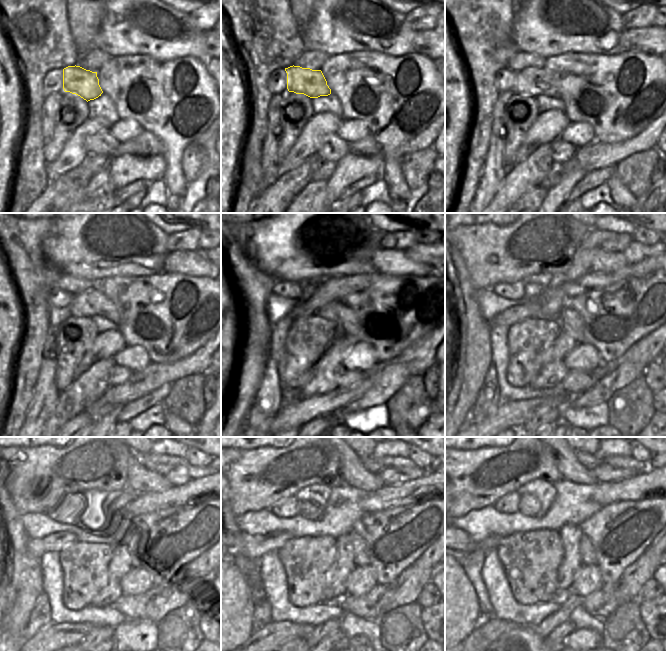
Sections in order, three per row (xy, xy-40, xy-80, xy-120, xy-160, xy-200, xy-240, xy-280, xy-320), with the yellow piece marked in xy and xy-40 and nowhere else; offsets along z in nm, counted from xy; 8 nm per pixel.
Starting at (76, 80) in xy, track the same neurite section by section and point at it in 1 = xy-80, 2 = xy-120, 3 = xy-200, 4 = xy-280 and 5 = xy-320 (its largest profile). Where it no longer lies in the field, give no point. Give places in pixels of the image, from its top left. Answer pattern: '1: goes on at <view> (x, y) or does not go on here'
1: goes on at xy-80 (535, 82)
2: goes on at xy-120 (90, 303)
3: goes on at xy-200 (571, 321)
4: goes on at xy-280 (360, 554)
5: goes on at xy-320 (586, 550)

